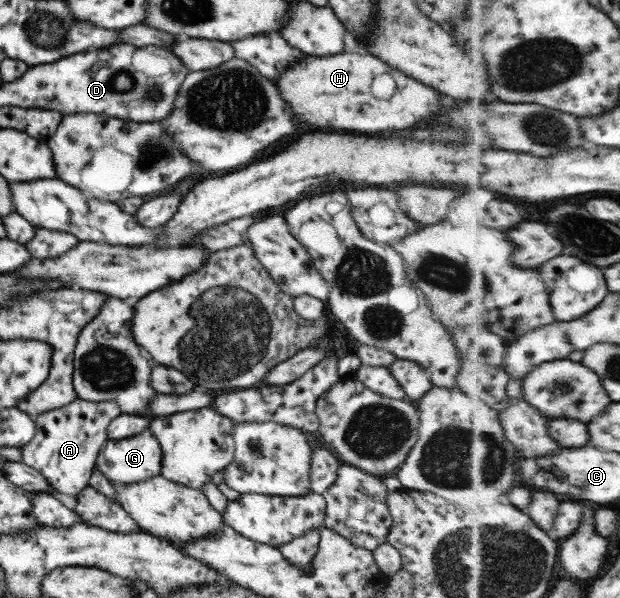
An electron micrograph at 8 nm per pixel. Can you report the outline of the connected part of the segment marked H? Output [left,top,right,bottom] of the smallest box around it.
[274,53,442,131]

